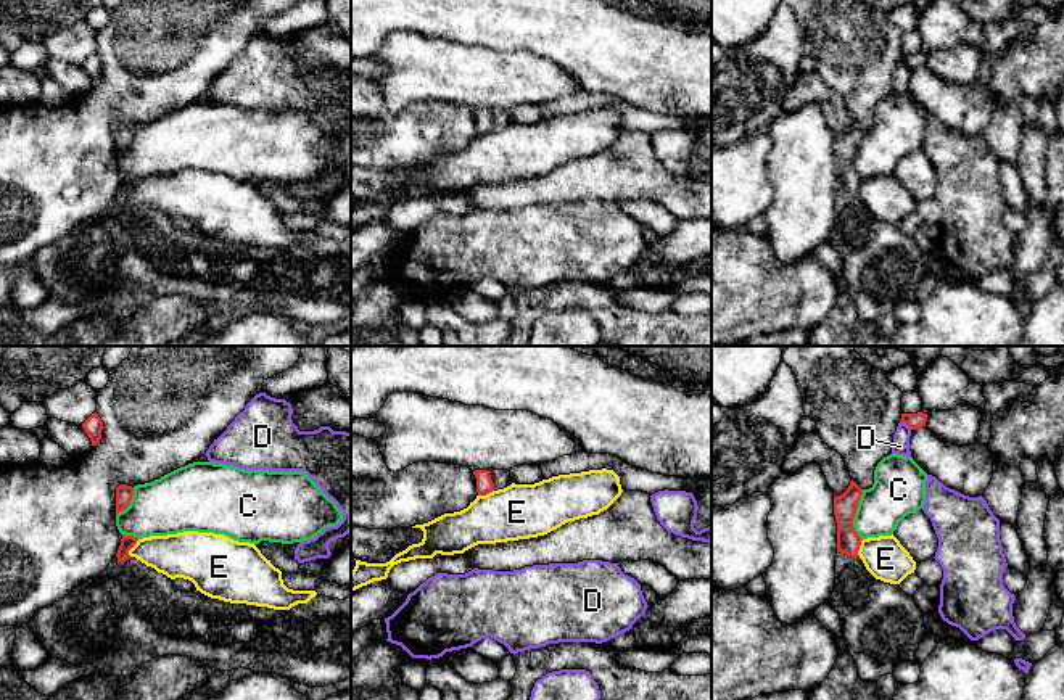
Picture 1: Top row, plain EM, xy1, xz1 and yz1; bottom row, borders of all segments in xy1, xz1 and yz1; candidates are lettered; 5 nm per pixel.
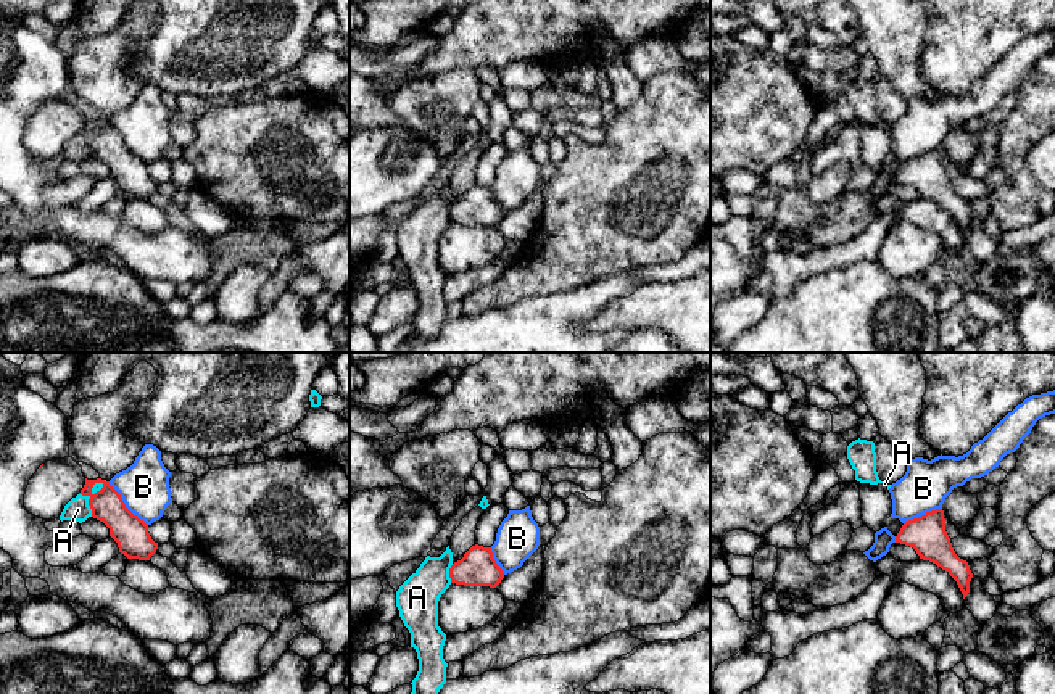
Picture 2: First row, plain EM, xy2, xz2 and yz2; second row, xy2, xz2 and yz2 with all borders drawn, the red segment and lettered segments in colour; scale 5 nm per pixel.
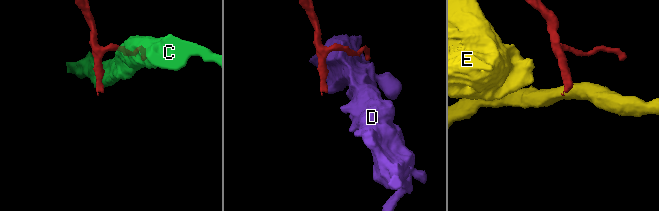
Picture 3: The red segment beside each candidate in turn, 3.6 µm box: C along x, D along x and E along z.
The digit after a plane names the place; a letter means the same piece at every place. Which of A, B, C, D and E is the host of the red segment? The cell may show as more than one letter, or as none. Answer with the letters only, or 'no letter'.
no letter

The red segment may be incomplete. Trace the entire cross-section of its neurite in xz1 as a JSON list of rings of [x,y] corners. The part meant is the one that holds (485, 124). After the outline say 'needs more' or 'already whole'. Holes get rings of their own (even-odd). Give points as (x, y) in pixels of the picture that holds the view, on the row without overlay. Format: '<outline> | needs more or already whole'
[[[475,109],[473,114],[478,135],[486,135],[512,124],[510,111],[507,109]]] | needs more

